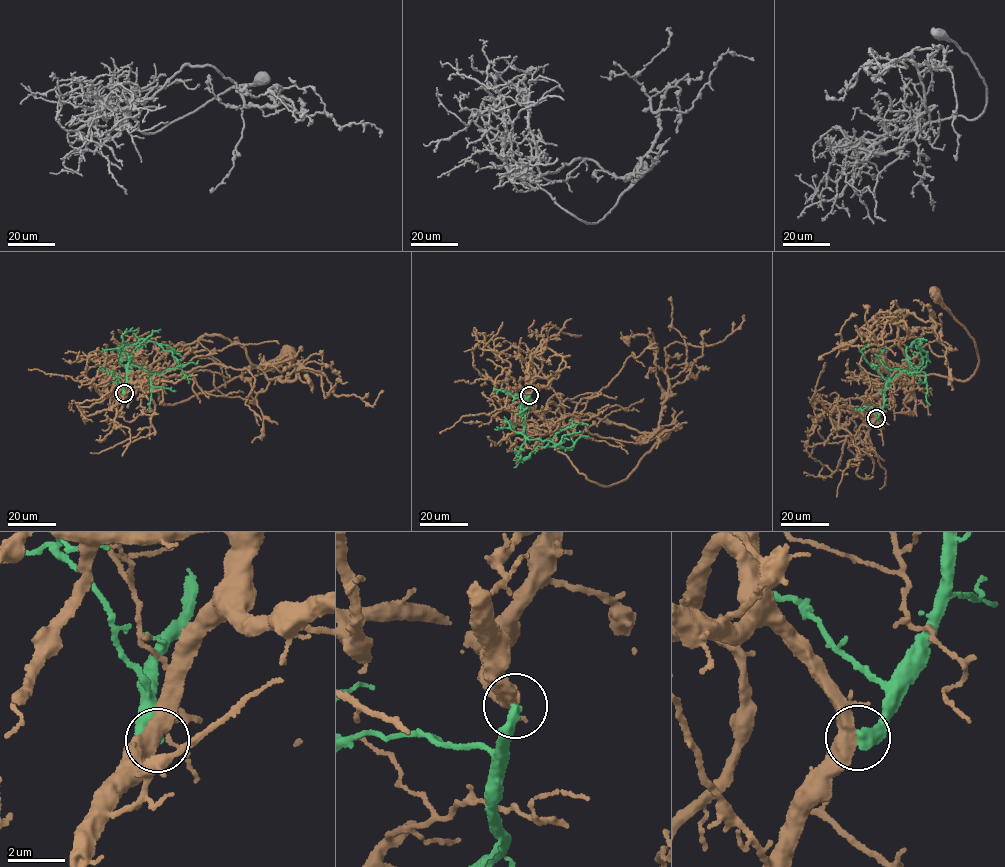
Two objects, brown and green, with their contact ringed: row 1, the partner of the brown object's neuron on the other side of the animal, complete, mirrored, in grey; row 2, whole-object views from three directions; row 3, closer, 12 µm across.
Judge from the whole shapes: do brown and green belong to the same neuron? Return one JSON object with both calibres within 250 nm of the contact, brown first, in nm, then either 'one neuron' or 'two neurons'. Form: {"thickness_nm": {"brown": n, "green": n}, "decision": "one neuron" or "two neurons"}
{"thickness_nm": {"brown": 500, "green": 440}, "decision": "two neurons"}

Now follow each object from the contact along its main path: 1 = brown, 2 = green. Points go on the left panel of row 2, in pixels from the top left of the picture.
1: (124, 393), (134, 373), (160, 372), (149, 378), (159, 400), (174, 405), (287, 354)
2: (124, 393), (130, 357), (120, 359), (122, 350), (142, 338), (155, 342), (173, 354), (188, 383)

